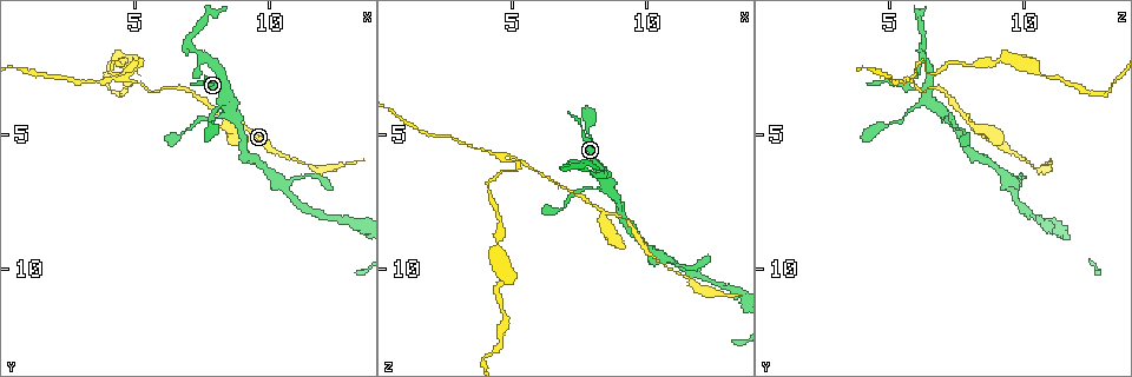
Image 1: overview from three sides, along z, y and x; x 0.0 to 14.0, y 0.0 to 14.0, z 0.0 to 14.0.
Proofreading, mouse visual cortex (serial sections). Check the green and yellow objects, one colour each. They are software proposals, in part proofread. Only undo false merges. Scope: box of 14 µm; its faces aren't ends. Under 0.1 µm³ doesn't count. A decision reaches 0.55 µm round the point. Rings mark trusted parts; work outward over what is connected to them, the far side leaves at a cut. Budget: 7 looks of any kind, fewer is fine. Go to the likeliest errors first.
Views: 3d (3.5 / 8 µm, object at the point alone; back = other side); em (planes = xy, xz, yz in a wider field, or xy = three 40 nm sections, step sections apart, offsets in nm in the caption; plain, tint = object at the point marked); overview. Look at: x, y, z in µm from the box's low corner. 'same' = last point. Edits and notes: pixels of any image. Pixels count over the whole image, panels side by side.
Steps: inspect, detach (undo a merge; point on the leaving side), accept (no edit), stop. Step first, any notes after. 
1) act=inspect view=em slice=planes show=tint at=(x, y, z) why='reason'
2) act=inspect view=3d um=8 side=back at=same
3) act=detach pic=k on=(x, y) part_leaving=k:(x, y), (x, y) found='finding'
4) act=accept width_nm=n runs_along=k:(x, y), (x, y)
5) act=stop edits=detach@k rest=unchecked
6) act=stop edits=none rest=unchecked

act=inspect view=3d um=3.5 at=(8.3, 4.4, 7.8) why='branch point'

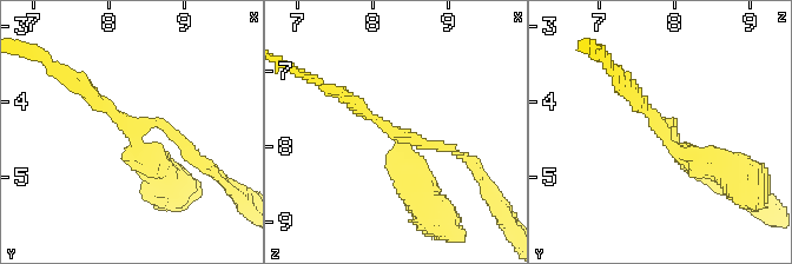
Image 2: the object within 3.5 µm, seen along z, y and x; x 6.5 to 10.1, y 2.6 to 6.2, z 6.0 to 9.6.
act=inspect view=em slice=planes show=tint at=(8.40, 4.35, 7.85) arms=3 arm_widths_nm=100,200,400 why='need the tissue'

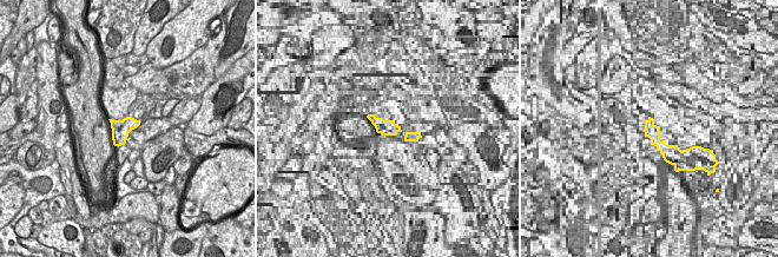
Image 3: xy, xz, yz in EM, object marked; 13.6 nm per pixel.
act=inspect view=em slice=xy step=3 show=tint at=same

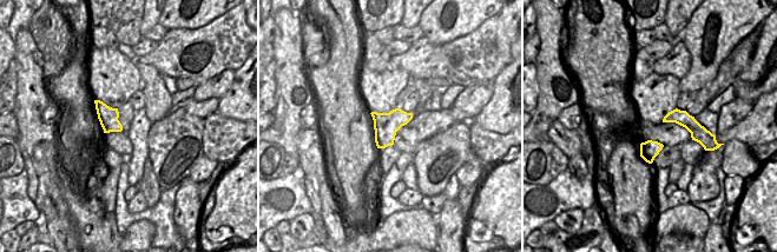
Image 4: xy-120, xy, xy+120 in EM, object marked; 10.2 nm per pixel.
act=accept width_nm=260 runs_along=2:(196, 160), (163, 124), (137, 127), (79, 84) found='one cell here'

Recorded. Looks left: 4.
act=inspect view=3d um=3.5 at=(4.9, 3.0, 5.8) why='a fork'

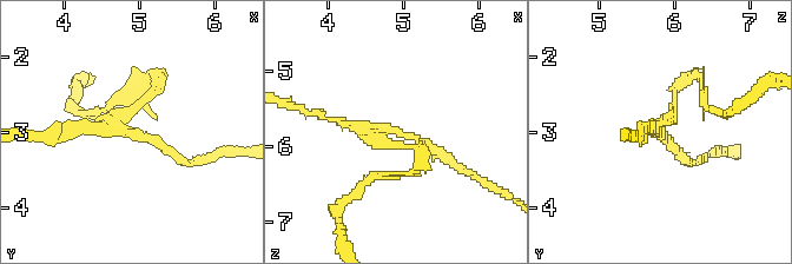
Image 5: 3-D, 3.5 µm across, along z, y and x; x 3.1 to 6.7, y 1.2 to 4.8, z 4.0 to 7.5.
act=detach pic=5 on=(111, 104) part_leaving=5:(378, 136), (422, 151), (418, 166), (390, 176) found='a second cell is stuck on'

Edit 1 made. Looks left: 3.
act=inspect view=overview

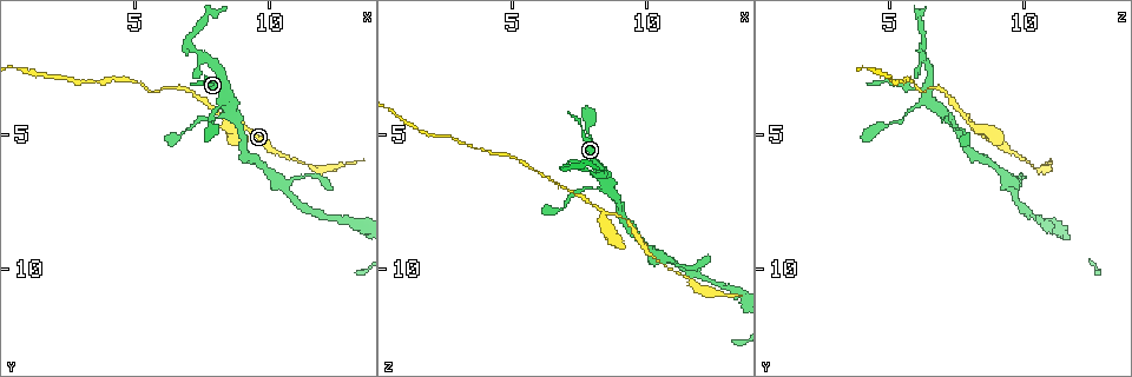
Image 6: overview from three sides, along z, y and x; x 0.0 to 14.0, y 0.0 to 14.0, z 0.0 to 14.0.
act=inspect view=3d um=8 at=(8.2, 2.8, 6.6) why='sudden change in width'

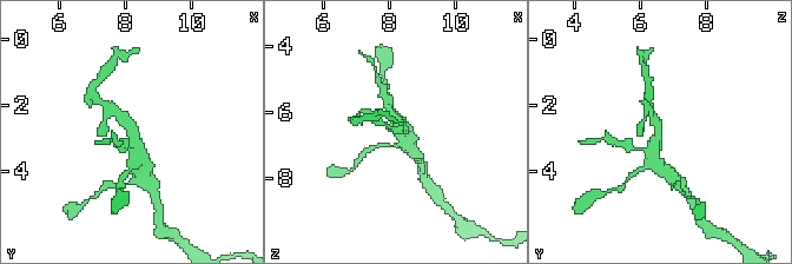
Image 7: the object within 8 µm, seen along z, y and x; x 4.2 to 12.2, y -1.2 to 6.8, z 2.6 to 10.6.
act=inspect view=em slice=xy step=1 show=tint at=(8.3, 2.8, 6.6) arm_widths_nm=200,200

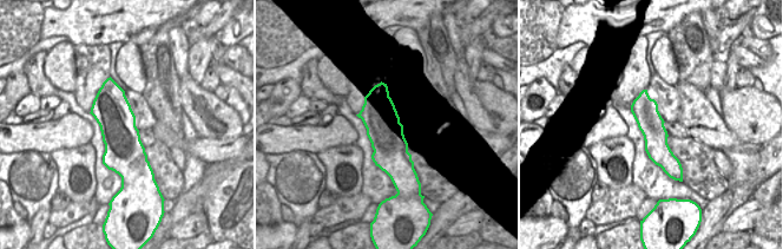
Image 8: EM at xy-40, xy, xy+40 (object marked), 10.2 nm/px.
act=accept width_nm=360 runs_along=7:(130, 150), (134, 130), (109, 109) found='one cell here'

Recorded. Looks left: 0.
act=stop edits=detach@5 rest=unchecked

